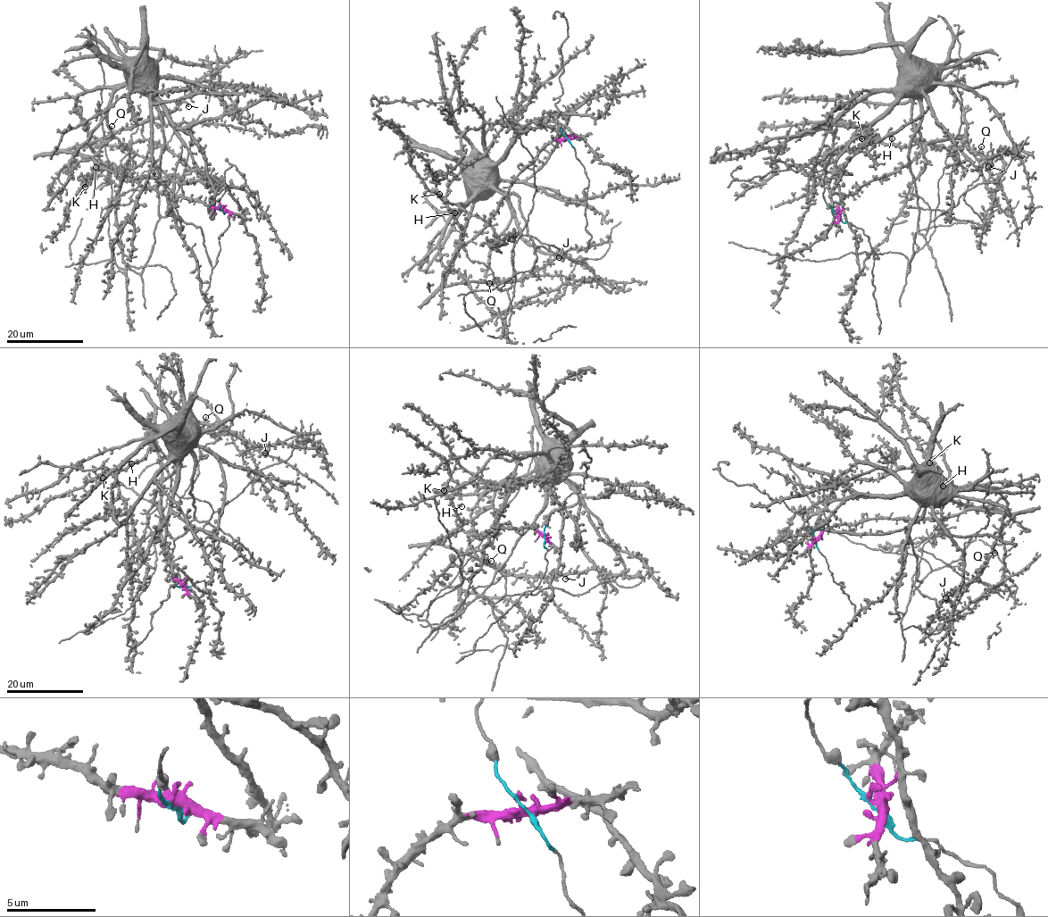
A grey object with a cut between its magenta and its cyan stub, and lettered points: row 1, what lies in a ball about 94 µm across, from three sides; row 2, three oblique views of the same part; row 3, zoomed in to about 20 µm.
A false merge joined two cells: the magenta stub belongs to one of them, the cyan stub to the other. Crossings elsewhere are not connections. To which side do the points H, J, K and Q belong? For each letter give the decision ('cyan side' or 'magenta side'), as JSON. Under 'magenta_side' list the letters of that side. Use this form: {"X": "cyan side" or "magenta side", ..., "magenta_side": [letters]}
{"H": "magenta side", "J": "magenta side", "K": "magenta side", "Q": "magenta side", "magenta_side": ["H", "J", "K", "Q"]}

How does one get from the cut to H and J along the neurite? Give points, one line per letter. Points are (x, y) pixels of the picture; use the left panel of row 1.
H: (221, 211), (141, 184), (93, 160), (97, 166), (95, 172), (95, 167)
J: (221, 211), (141, 184), (90, 157), (64, 149), (85, 146), (144, 124), (171, 112), (181, 102), (188, 106)

